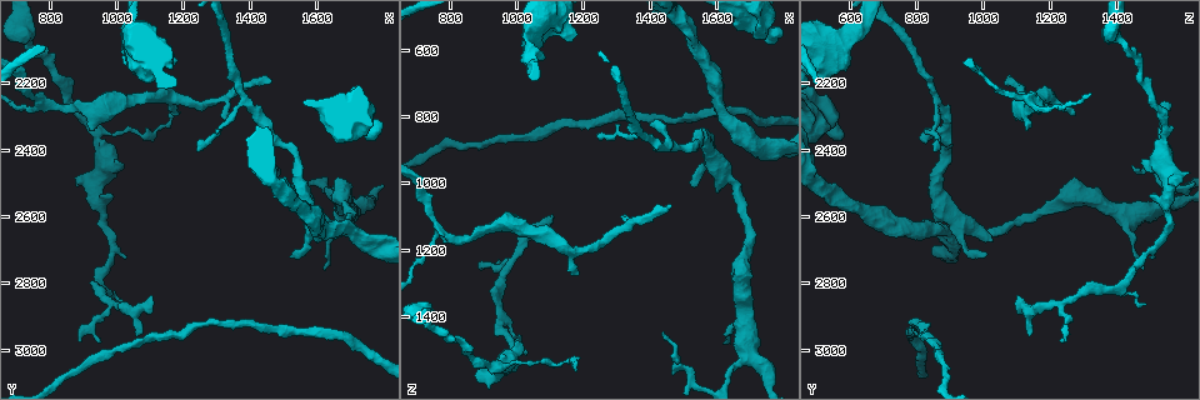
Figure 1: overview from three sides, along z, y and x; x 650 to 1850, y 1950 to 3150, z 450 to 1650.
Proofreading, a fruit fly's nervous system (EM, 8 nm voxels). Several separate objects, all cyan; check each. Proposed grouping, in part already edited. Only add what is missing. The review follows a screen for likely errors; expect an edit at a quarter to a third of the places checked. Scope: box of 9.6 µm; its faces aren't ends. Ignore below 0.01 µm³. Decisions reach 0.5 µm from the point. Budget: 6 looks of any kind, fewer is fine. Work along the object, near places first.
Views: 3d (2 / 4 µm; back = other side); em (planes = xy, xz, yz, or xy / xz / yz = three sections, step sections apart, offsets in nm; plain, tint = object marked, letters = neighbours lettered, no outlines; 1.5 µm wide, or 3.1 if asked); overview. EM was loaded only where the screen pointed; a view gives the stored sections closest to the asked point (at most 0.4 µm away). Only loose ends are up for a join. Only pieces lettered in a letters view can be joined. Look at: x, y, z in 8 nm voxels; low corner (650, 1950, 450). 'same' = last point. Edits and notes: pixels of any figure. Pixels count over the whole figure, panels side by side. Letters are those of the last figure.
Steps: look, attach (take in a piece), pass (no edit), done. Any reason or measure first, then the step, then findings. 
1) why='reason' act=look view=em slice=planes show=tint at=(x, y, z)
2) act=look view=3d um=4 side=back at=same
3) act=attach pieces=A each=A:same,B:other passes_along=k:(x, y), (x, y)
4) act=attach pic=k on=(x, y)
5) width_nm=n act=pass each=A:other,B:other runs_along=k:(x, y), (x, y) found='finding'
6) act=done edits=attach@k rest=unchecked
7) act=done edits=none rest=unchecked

why='stops while still wide' act=look view=em slice=xy step=4 show=tint at=(1750, 2370, 580)

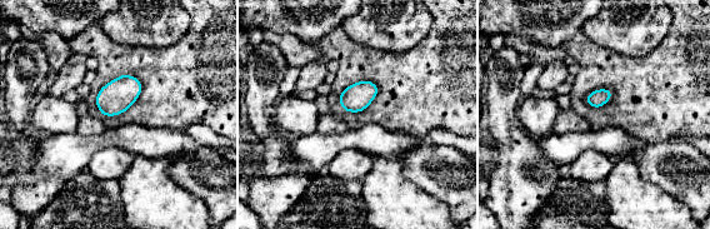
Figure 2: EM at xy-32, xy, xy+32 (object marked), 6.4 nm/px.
act=look view=em slice=xy step=4 show=letters at=same

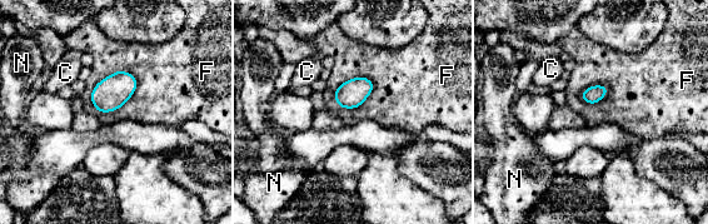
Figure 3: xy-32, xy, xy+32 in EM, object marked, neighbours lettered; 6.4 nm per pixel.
act=pass each=C:other,F:other,N:other border=3:(136, 78), (119, 108), (94, 109) found='no lettered piece goes on from it'

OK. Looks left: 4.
why='free end' act=look view=3d um=2 at=(1180, 2290, 1270)

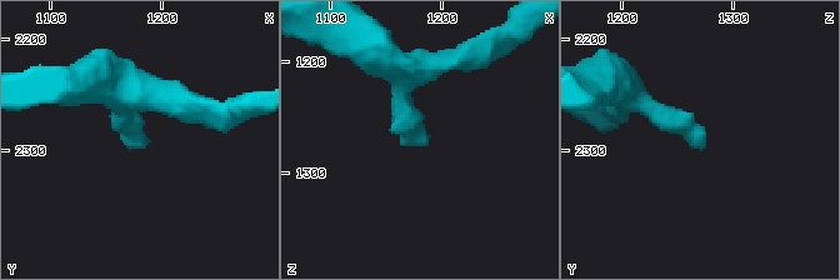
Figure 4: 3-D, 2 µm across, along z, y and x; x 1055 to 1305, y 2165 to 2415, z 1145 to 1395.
why='need the tissue' act=look view=em slice=yz step=8 show=letters at=(1186, 2296, 1270)

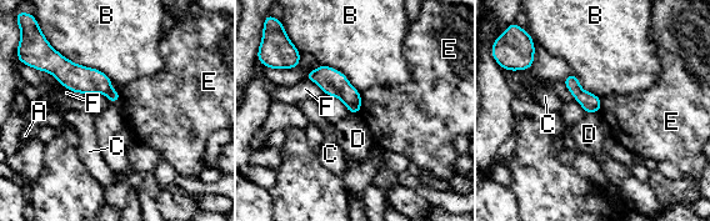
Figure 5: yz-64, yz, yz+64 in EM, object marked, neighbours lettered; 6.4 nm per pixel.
act=pass each=A:other,B:other,C:other,D:other,E:other,F:other border=5:(304, 79), (314, 81), (325, 94) found='none of them fits'

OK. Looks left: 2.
act=done edits=none rest=unchecked

